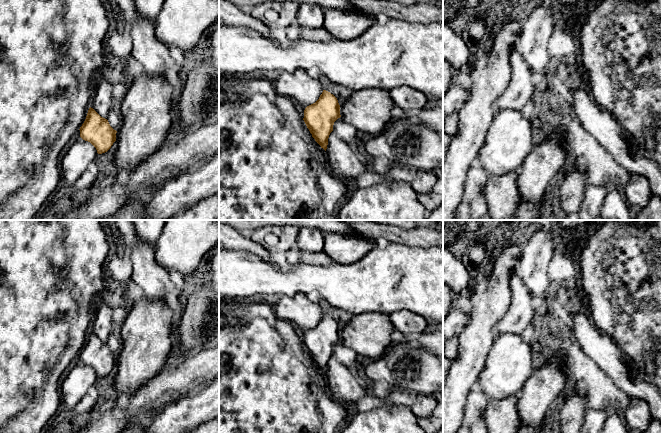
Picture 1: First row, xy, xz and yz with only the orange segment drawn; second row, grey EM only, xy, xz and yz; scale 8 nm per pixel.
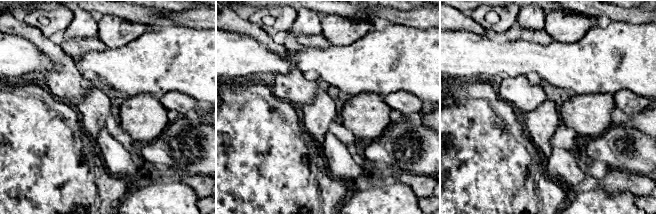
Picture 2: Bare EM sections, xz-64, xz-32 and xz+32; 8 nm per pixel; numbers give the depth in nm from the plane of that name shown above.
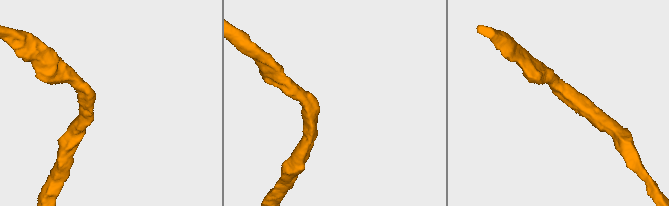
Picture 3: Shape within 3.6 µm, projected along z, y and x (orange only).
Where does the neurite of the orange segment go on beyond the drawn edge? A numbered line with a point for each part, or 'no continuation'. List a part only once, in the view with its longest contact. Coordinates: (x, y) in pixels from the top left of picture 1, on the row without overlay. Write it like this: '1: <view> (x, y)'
no continuation

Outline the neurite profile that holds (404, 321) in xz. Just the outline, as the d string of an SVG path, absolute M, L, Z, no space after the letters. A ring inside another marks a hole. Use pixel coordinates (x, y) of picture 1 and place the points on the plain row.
M407 310L397 311L390 316L385 314L353 315L340 329L340 339L345 346L352 349L358 356L375 360L381 357L393 344L391 335L394 330L406 334L423 333L431 326L426 319Z

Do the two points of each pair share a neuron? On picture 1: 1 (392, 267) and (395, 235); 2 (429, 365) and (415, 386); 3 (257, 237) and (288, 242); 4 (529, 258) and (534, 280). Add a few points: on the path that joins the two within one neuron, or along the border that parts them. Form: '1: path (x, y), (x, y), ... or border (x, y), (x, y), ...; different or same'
1: border (391, 242), (400, 242), (417, 247); different
2: path (424, 370), (415, 381); same
3: path (265, 230), (276, 230), (280, 234); same
4: path (529, 264), (529, 275); same

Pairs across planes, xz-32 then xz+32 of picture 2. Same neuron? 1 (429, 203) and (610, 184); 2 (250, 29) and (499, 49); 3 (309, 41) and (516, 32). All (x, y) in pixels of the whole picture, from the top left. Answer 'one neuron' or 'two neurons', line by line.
1: one neuron
2: two neurons
3: one neuron

